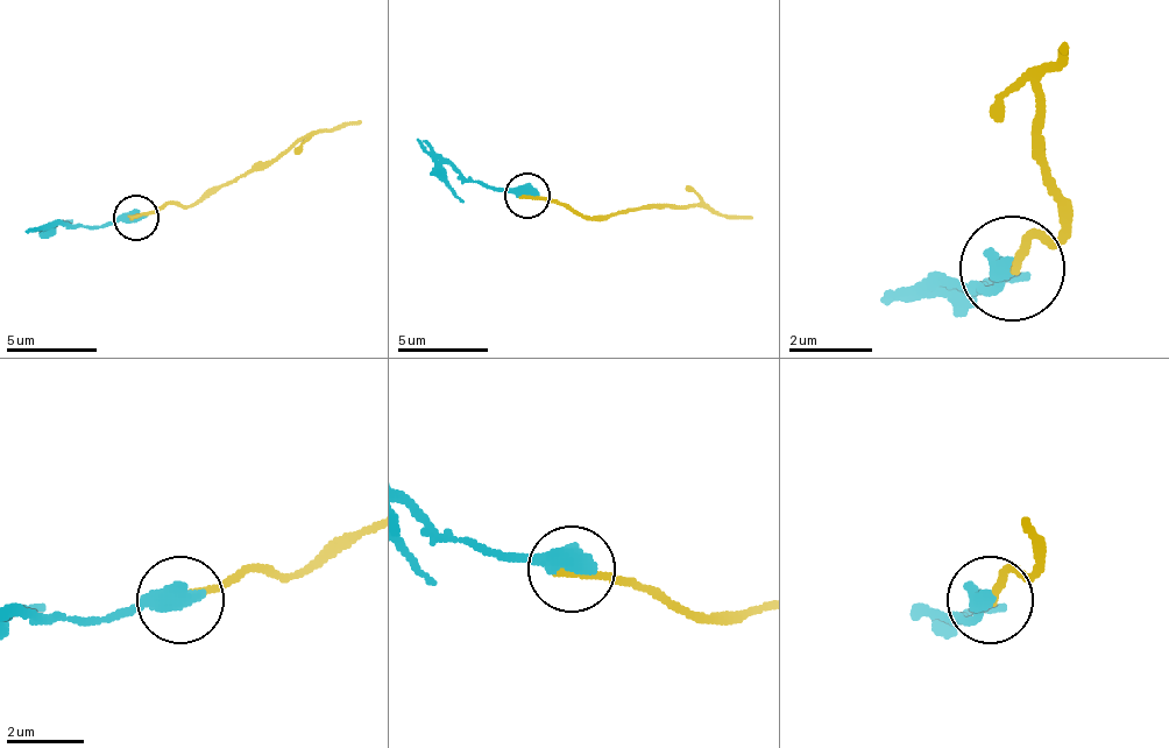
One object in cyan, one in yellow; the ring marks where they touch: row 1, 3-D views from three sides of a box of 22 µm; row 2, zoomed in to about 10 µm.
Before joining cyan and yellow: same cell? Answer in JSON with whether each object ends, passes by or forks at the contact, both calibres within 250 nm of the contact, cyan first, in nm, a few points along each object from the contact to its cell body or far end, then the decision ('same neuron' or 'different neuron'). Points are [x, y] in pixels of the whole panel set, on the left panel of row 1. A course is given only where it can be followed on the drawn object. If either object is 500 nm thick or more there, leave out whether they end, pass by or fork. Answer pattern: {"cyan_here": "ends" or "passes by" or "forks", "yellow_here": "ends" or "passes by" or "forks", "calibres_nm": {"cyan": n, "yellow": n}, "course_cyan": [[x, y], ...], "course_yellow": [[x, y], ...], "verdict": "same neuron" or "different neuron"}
{"calibres_nm": {"cyan": 550, "yellow": 200}, "course_cyan": [[135, 219], [71, 227], [54, 223], [71, 219]], "course_yellow": [[135, 219], [203, 200], [267, 169], [298, 141], [361, 119]], "verdict": "different neuron"}

